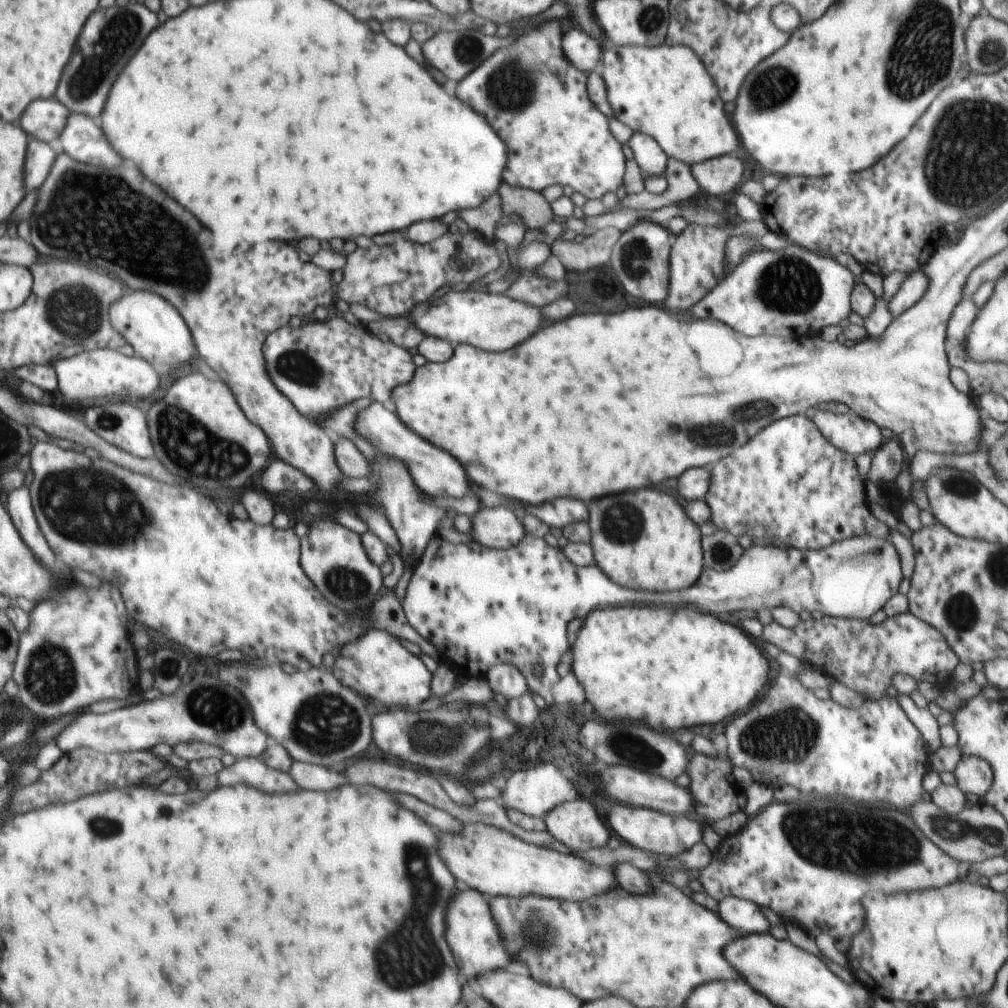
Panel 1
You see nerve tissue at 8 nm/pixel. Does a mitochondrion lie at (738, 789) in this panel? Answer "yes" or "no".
no

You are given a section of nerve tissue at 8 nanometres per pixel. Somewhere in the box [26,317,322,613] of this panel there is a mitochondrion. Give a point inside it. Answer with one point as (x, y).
(82, 504)

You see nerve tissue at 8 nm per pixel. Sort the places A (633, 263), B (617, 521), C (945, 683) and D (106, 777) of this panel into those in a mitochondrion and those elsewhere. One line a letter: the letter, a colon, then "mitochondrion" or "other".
A: mitochondrion
B: mitochondrion
C: other
D: other

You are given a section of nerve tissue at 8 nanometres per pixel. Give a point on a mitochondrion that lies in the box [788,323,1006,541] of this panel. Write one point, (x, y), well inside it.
(961, 487)

